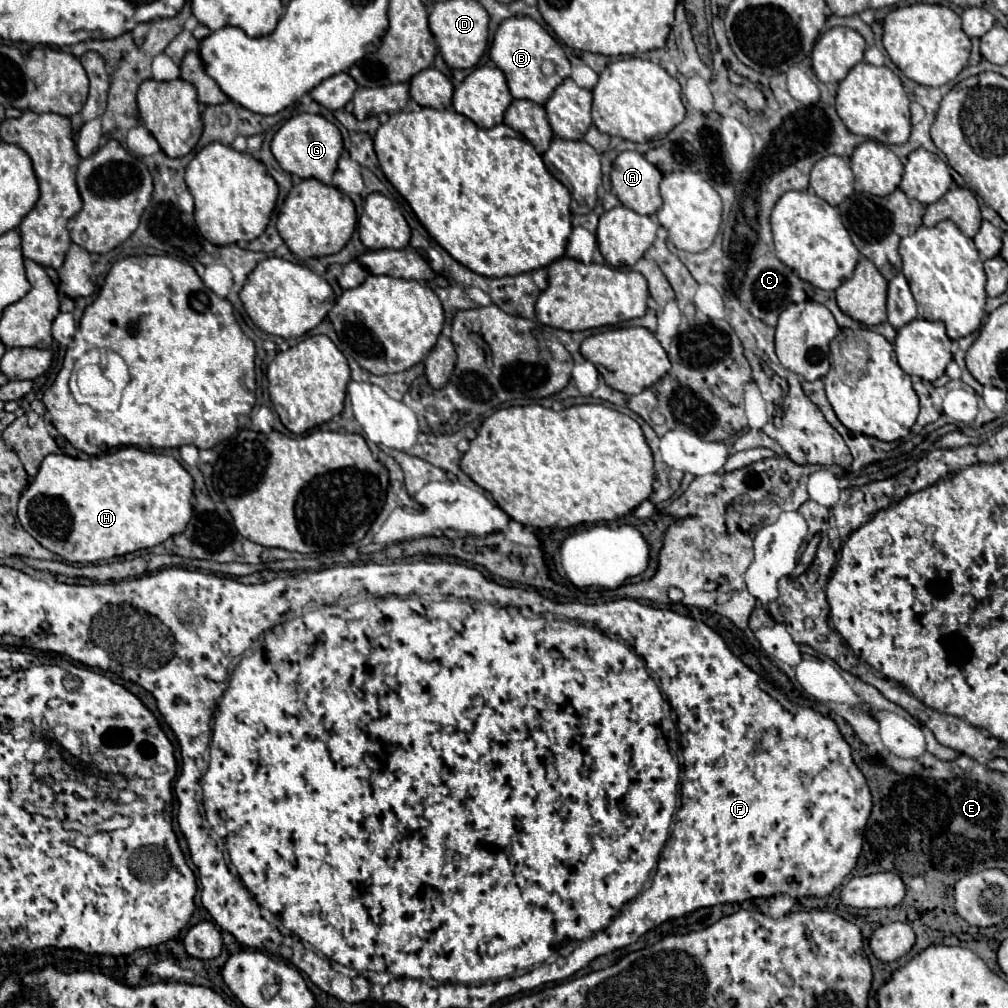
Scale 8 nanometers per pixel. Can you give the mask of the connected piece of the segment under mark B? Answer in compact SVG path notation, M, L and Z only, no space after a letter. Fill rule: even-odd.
M516 17L516 19L506 19L492 41L490 47L490 57L502 69L502 73L508 79L508 87L514 99L528 99L534 103L544 105L554 89L570 77L570 61L560 43L554 41L554 37L538 25L534 19L528 17ZM542 61L552 61L556 65L556 71L552 75L542 73Z

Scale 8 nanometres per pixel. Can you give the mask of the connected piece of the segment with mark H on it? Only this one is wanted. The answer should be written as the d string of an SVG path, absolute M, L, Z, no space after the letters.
M120 447L86 461L70 455L48 455L36 479L20 497L18 521L42 547L62 559L70 563L96 563L160 545L172 535L182 533L192 519L192 495L194 479L172 455L150 453L138 447Z

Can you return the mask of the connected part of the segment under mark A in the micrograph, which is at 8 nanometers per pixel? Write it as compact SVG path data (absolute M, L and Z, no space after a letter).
M624 151L612 165L612 189L628 209L654 217L662 207L660 185L662 173L636 151Z

